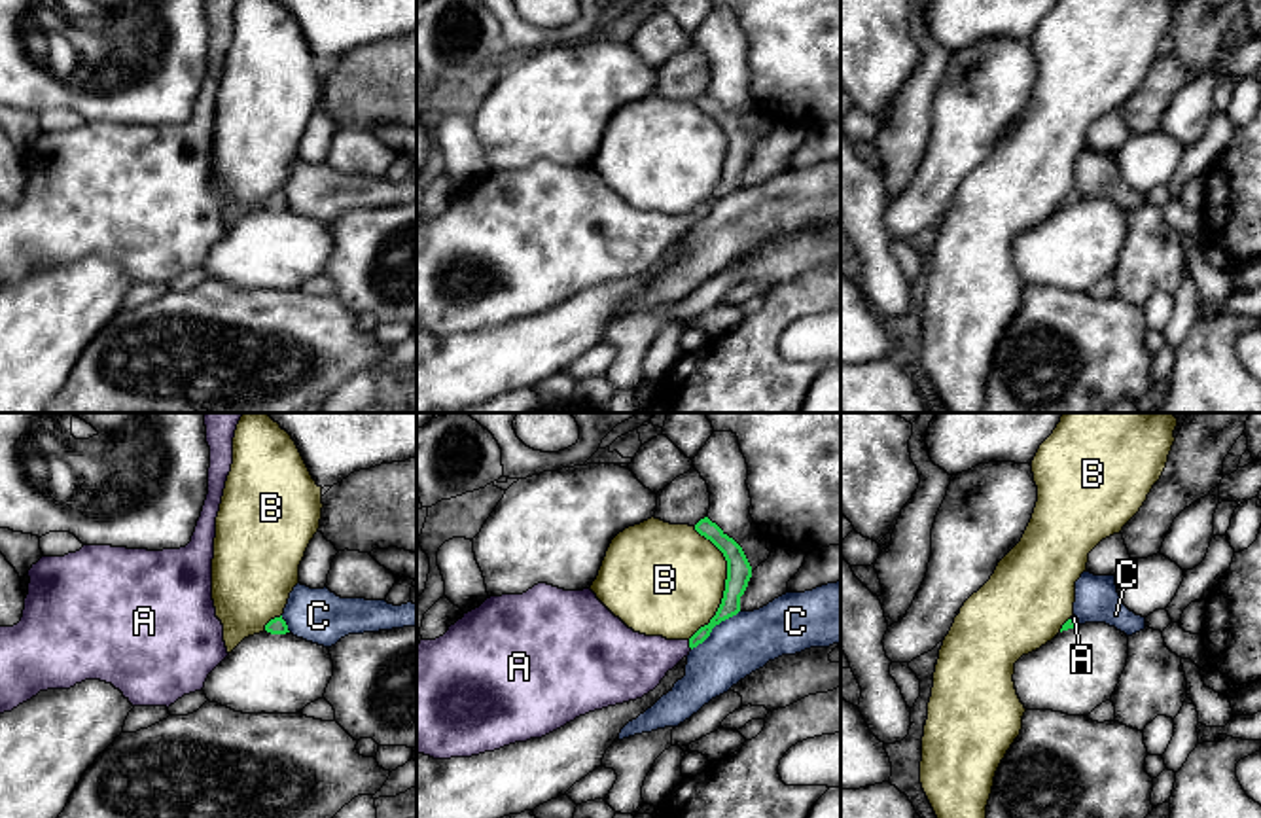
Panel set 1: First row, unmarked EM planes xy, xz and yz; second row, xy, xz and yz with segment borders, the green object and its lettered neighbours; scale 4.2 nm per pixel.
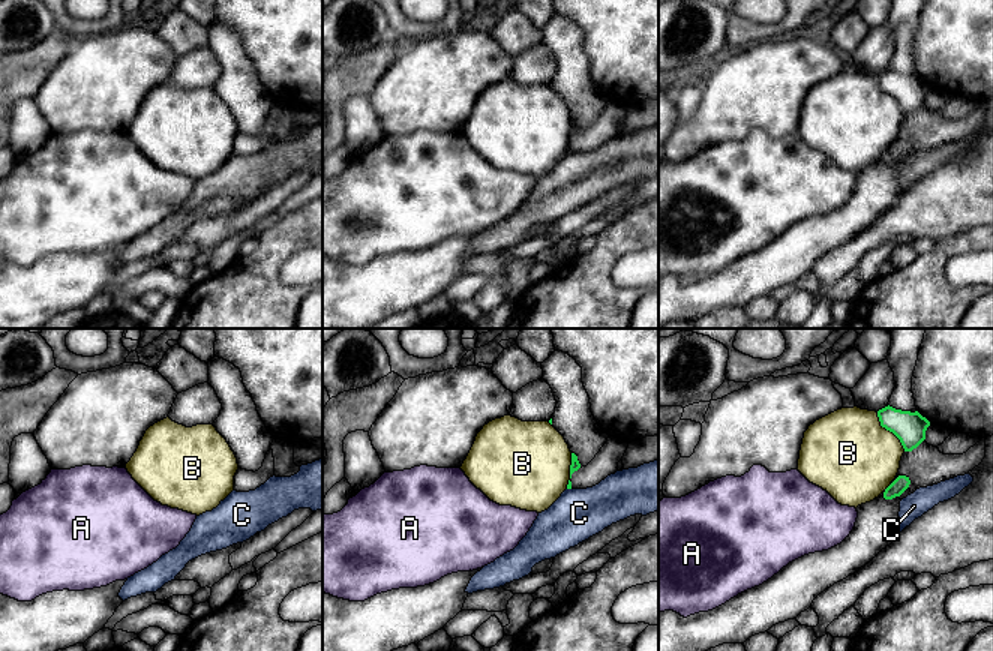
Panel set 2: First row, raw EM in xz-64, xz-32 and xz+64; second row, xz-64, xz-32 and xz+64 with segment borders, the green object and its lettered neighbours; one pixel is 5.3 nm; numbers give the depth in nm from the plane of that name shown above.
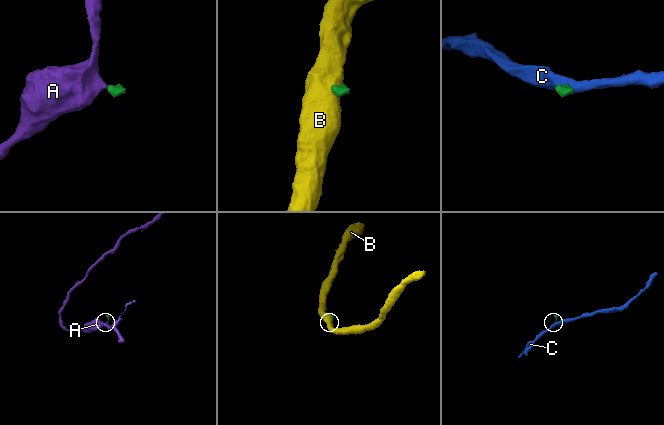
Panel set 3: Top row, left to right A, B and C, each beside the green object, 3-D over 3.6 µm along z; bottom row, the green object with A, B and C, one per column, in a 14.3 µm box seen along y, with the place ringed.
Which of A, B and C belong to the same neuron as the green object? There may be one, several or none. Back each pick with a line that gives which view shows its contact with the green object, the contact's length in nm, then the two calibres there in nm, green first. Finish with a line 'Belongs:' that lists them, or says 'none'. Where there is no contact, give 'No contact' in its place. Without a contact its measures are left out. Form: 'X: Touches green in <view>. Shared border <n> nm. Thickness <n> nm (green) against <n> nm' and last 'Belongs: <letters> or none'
A: Touches green in xz. Shared border 40 nm. Thickness 90 nm (green) against 260 nm
Belongs: A

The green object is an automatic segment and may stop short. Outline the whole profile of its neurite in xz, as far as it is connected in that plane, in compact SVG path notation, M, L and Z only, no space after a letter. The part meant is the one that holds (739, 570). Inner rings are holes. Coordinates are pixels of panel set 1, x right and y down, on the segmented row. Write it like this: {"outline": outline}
{"outline": "M708 517L695 530L727 560L721 604L689 640L646 636L615 617L591 589L564 591L538 583L523 595L487 598L435 640L417 646L417 754L471 757L542 738L579 716L642 699L653 691L712 629L740 612L752 578L742 547Z"}

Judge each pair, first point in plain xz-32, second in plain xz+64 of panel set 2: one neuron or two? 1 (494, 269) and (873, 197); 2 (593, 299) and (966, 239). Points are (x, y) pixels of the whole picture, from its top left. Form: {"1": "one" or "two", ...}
{"1": "two", "2": "one"}

